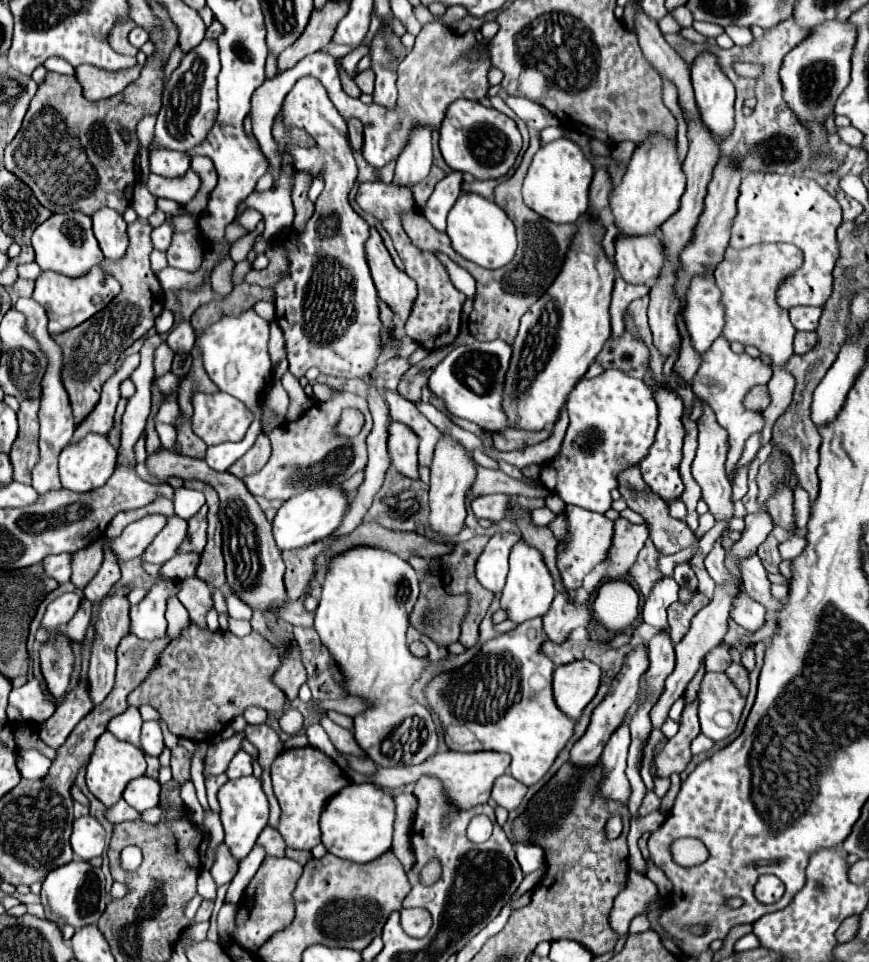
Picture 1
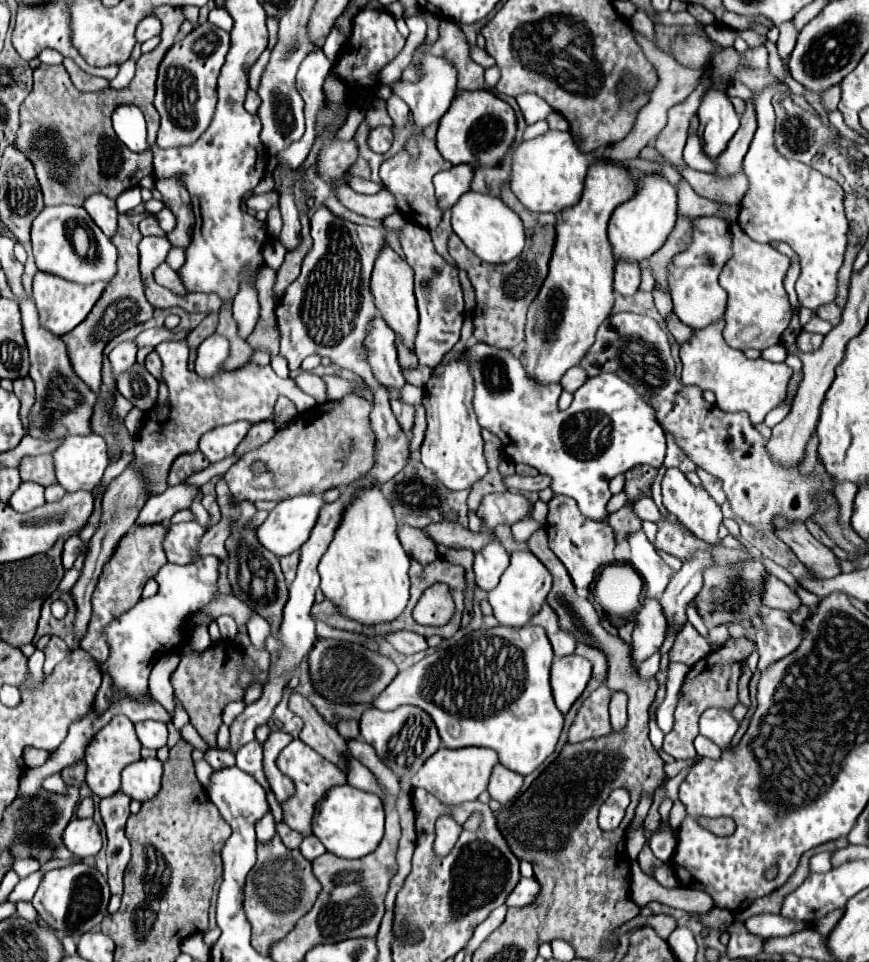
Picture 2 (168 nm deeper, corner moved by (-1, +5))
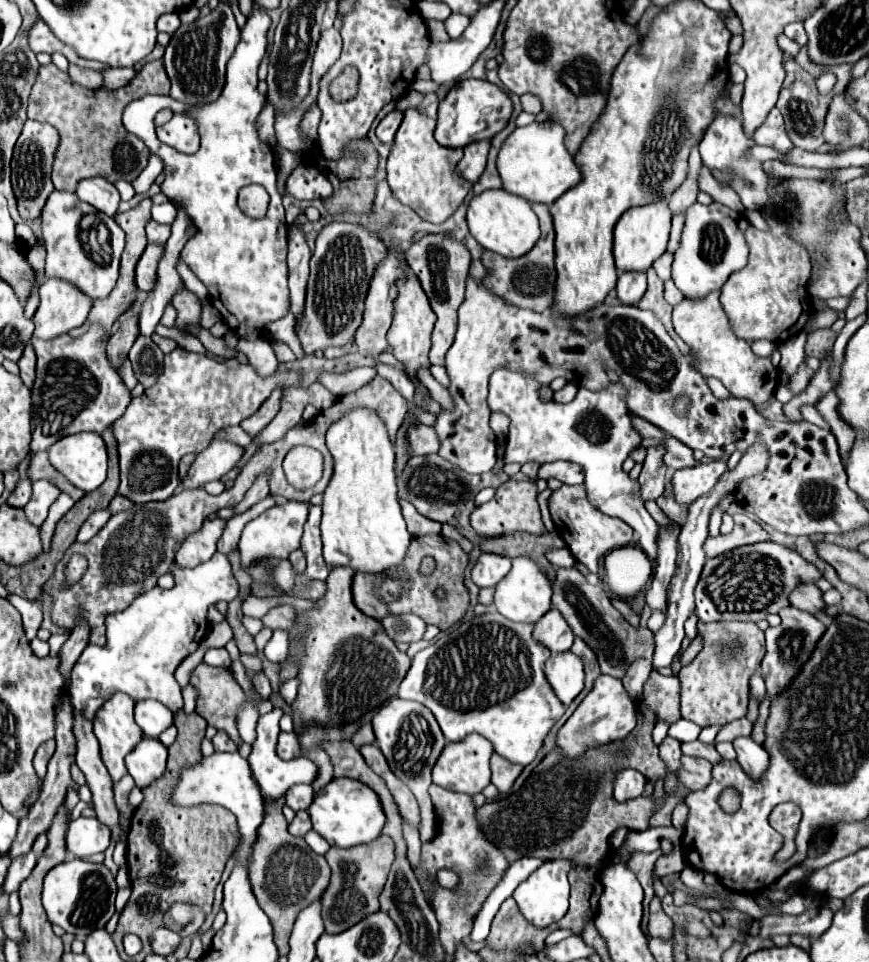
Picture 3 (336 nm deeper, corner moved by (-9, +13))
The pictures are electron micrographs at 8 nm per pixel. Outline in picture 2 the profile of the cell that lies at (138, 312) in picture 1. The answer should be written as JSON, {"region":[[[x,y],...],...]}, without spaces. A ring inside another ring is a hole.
{"region":[[[147,213],[141,215],[119,215],[119,223],[117,223],[117,233],[113,235],[113,245],[119,251],[119,259],[117,259],[117,277],[113,277],[113,281],[105,287],[103,295],[99,297],[99,301],[95,303],[95,307],[91,309],[91,313],[85,317],[85,321],[81,321],[73,331],[69,331],[67,335],[63,335],[63,343],[67,345],[69,351],[69,359],[71,365],[75,369],[75,373],[97,393],[97,389],[101,387],[101,357],[103,357],[103,349],[109,343],[109,339],[113,339],[115,335],[119,335],[121,331],[143,323],[147,319],[151,319],[153,315],[153,307],[149,305],[149,301],[145,299],[143,293],[143,281],[141,281],[141,273],[139,273],[139,251],[137,245],[141,241],[141,233],[139,233],[139,221],[145,219]]]}

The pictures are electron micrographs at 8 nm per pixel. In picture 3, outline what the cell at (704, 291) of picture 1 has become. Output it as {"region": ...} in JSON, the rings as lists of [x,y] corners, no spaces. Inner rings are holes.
{"region":[[[693,203],[687,209],[681,247],[675,251],[673,259],[673,283],[687,299],[699,301],[713,291],[721,291],[729,275],[747,265],[749,245],[743,237],[747,225],[749,223],[745,215],[721,203],[711,203],[711,205]]]}

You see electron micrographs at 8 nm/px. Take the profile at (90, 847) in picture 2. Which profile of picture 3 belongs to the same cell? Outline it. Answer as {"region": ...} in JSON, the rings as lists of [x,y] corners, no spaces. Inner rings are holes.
{"region":[[[77,817],[69,821],[65,843],[71,855],[85,857],[101,853],[109,847],[109,841],[111,841],[109,827],[97,821],[95,817]]]}

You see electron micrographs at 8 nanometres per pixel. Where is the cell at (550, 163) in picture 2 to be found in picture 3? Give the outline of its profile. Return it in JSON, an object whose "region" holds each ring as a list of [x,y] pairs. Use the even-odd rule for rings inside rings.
{"region":[[[553,121],[517,127],[499,151],[497,171],[503,179],[503,189],[521,195],[529,203],[545,205],[555,203],[571,185],[577,185],[583,179],[573,155],[565,149],[565,129]]]}

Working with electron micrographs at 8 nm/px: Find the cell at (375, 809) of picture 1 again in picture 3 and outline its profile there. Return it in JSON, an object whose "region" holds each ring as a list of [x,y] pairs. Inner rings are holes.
{"region":[[[335,777],[331,783],[327,783],[317,793],[317,797],[313,799],[313,803],[307,811],[311,815],[313,829],[321,837],[325,837],[329,845],[337,845],[337,847],[345,847],[345,849],[375,841],[381,835],[385,821],[387,821],[377,793],[373,789],[369,789],[369,785],[365,785],[361,781],[353,781],[353,779]]]}

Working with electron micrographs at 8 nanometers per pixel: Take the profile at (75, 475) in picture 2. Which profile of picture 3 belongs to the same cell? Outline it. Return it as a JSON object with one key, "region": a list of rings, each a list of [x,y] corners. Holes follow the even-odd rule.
{"region":[[[97,433],[67,435],[49,447],[51,465],[85,493],[97,489],[107,475],[107,449]]]}

